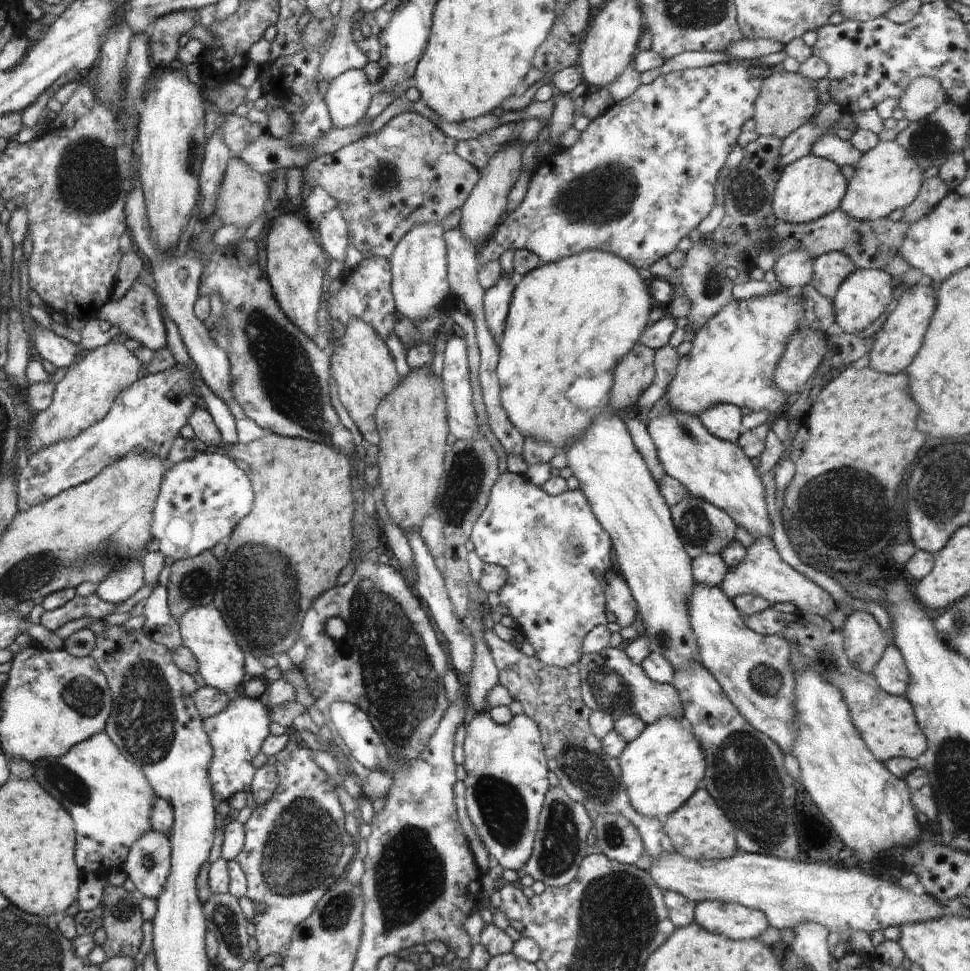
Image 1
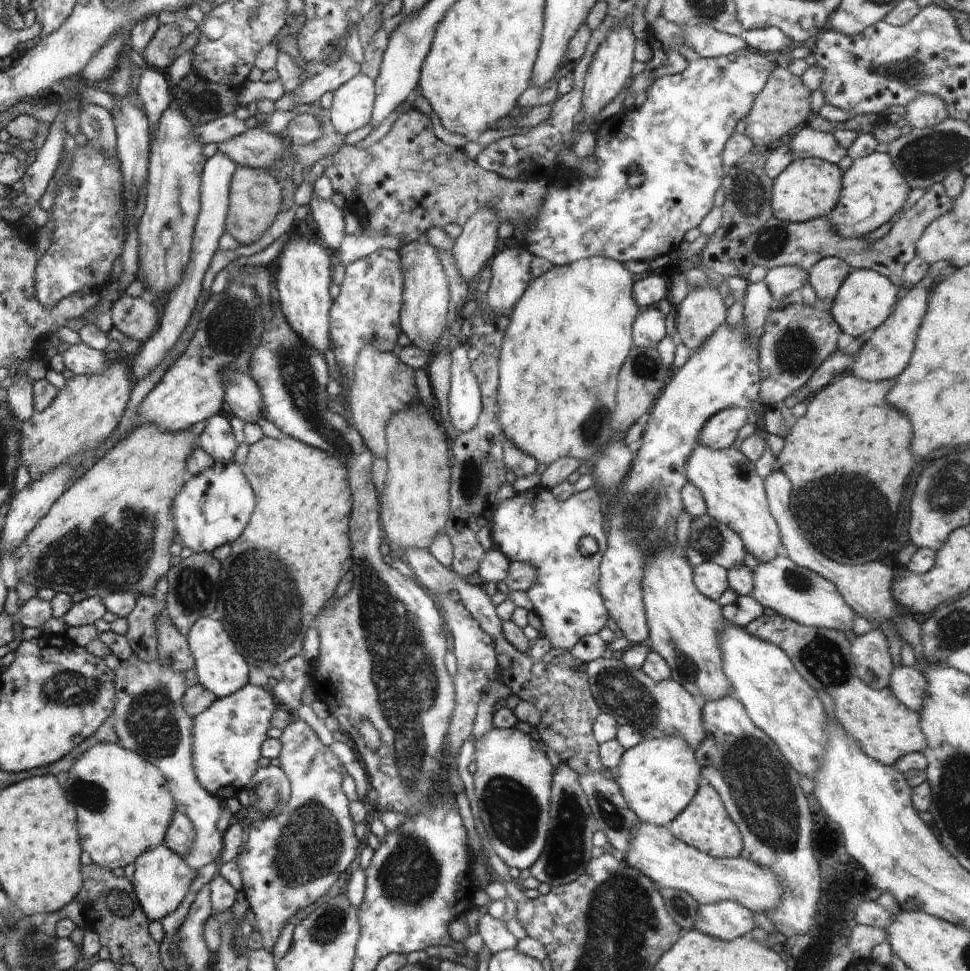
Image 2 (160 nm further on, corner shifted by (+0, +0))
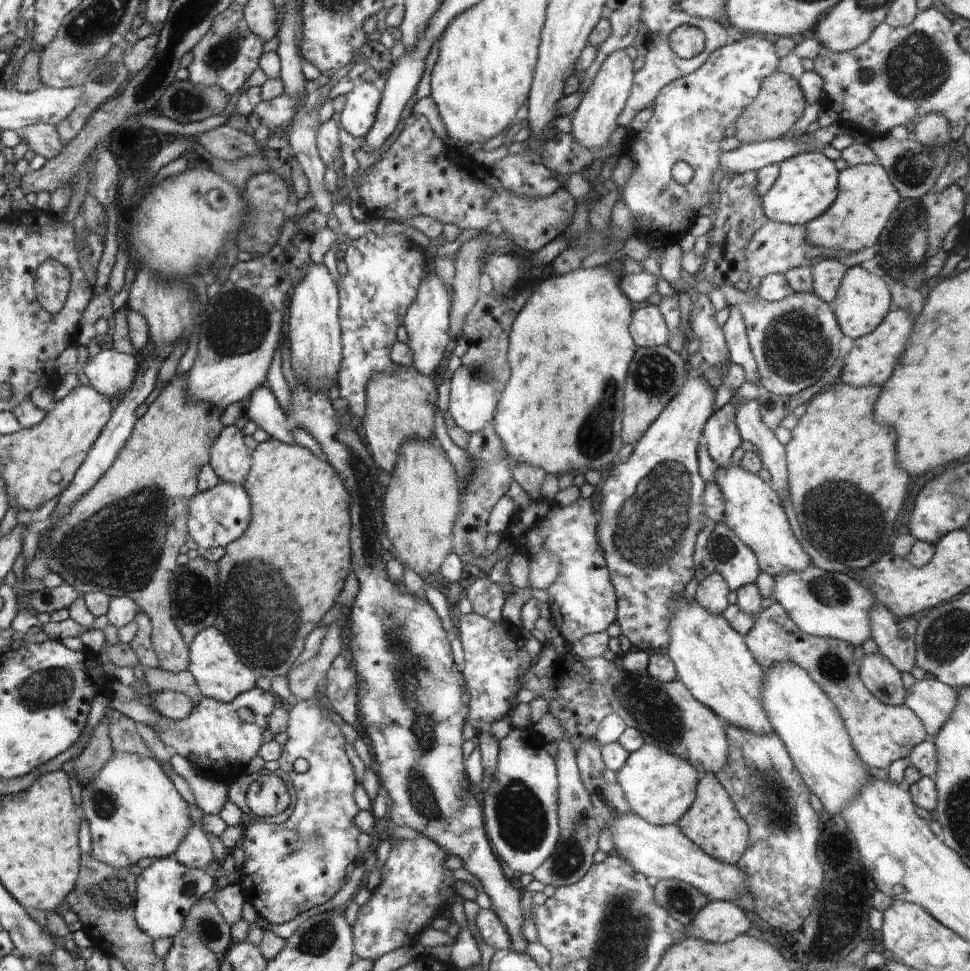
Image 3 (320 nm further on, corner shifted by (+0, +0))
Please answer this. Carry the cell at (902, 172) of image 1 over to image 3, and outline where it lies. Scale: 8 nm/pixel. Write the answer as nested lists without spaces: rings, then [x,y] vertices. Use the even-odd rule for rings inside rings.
[[[876,163],[847,167],[839,172],[836,200],[826,212],[805,224],[807,244],[848,252],[874,247],[886,221],[901,200],[882,165]]]

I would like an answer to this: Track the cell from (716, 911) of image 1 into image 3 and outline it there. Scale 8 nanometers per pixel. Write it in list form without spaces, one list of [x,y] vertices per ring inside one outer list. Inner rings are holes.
[[[709,901],[694,917],[688,935],[711,943],[727,943],[749,928],[750,922],[742,906],[726,901]]]

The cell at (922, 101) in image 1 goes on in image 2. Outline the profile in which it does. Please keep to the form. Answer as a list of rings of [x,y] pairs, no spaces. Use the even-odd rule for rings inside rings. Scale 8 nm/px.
[[[934,94],[916,96],[901,114],[913,128],[929,128],[949,118],[944,100]]]

